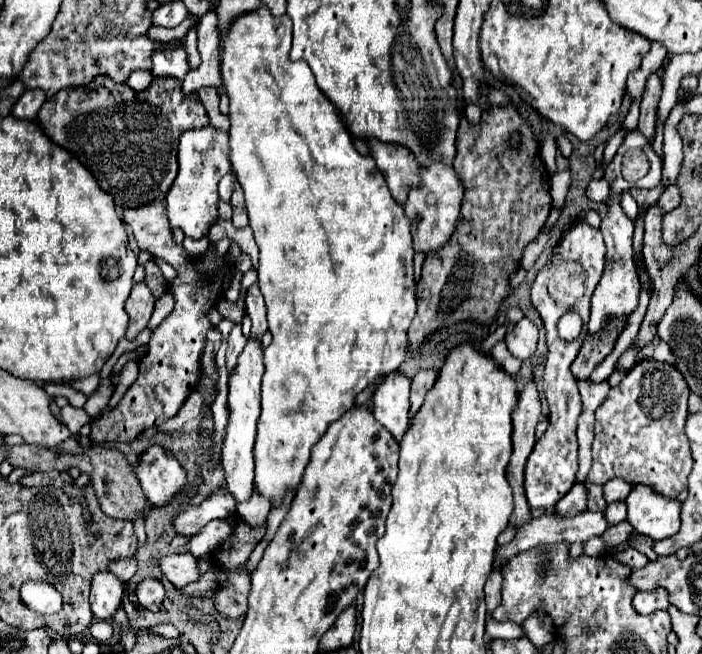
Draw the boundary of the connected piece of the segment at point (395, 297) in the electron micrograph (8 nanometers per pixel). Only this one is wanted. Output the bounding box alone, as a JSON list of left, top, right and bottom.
[221,6,415,506]

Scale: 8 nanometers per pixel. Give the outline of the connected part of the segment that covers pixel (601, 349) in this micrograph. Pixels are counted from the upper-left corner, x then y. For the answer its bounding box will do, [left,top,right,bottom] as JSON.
[571,320,625,380]

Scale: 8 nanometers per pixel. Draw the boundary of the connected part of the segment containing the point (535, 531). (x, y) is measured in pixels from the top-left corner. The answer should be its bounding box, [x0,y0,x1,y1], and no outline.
[493,512,609,570]

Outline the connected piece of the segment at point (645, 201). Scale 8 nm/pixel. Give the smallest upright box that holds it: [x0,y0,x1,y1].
[630,184,665,213]

